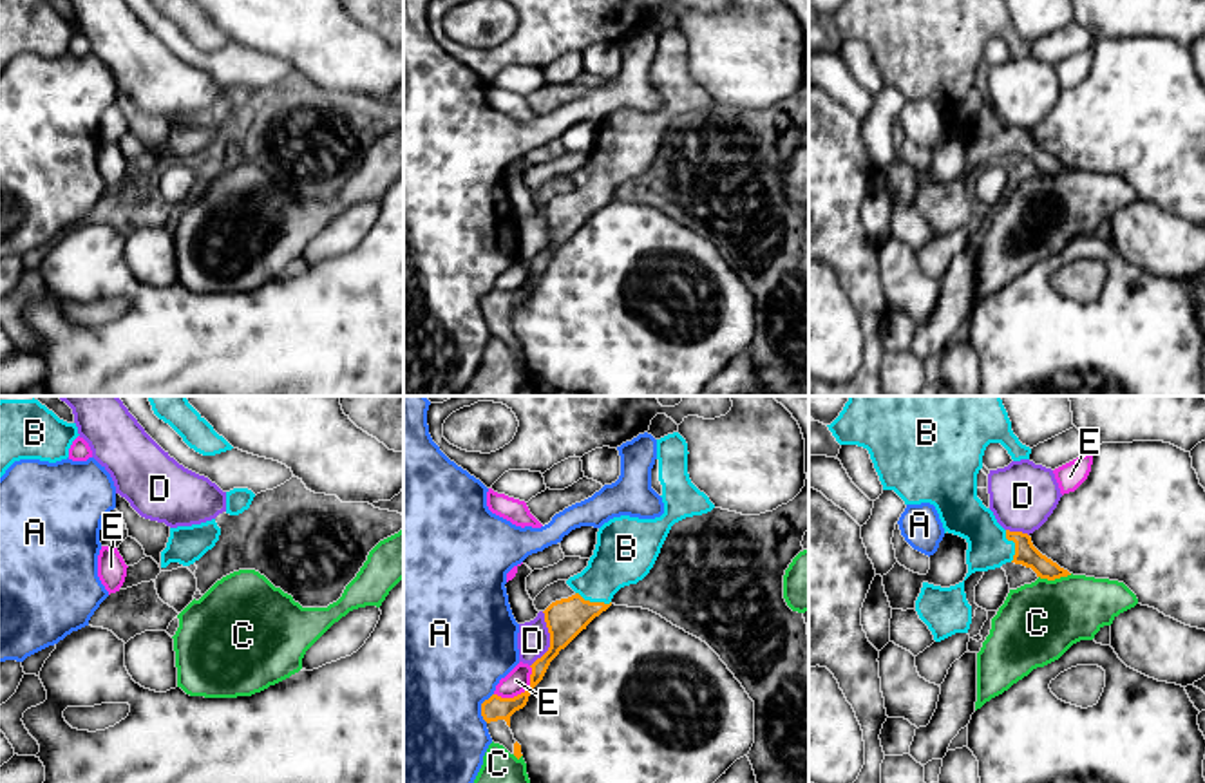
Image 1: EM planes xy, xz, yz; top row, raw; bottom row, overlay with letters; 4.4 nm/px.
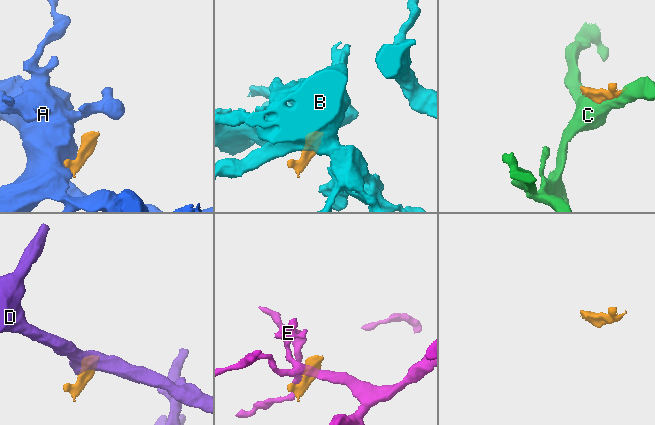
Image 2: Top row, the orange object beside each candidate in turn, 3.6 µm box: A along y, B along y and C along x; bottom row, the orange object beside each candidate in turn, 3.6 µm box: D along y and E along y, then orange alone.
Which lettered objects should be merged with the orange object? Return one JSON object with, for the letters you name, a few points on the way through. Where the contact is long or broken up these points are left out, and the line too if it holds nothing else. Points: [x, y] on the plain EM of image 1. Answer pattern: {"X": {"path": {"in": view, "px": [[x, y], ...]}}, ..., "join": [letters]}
{"B": {"path": {"in": "xz", "px": [[565, 214], [594, 198], [594, 181], [623, 150]]}}, "join": ["B"]}

